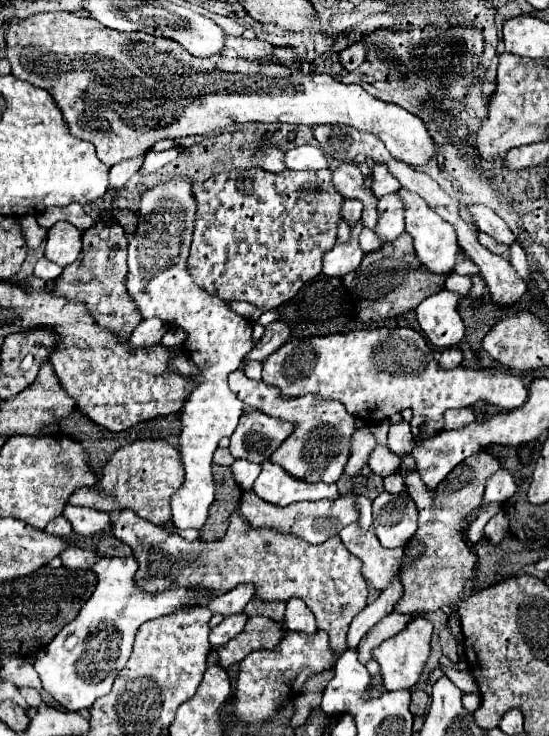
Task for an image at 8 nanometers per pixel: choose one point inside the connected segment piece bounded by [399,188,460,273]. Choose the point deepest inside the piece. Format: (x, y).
(435, 242)

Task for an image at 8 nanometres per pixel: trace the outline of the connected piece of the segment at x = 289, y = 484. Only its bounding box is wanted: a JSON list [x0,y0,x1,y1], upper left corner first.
[252,461,340,507]

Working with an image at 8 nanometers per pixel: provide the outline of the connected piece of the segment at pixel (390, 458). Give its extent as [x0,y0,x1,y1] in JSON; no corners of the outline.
[368,445,402,477]

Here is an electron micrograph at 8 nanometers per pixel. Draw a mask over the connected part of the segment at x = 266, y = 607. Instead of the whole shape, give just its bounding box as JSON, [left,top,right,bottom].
[244,597,286,623]

